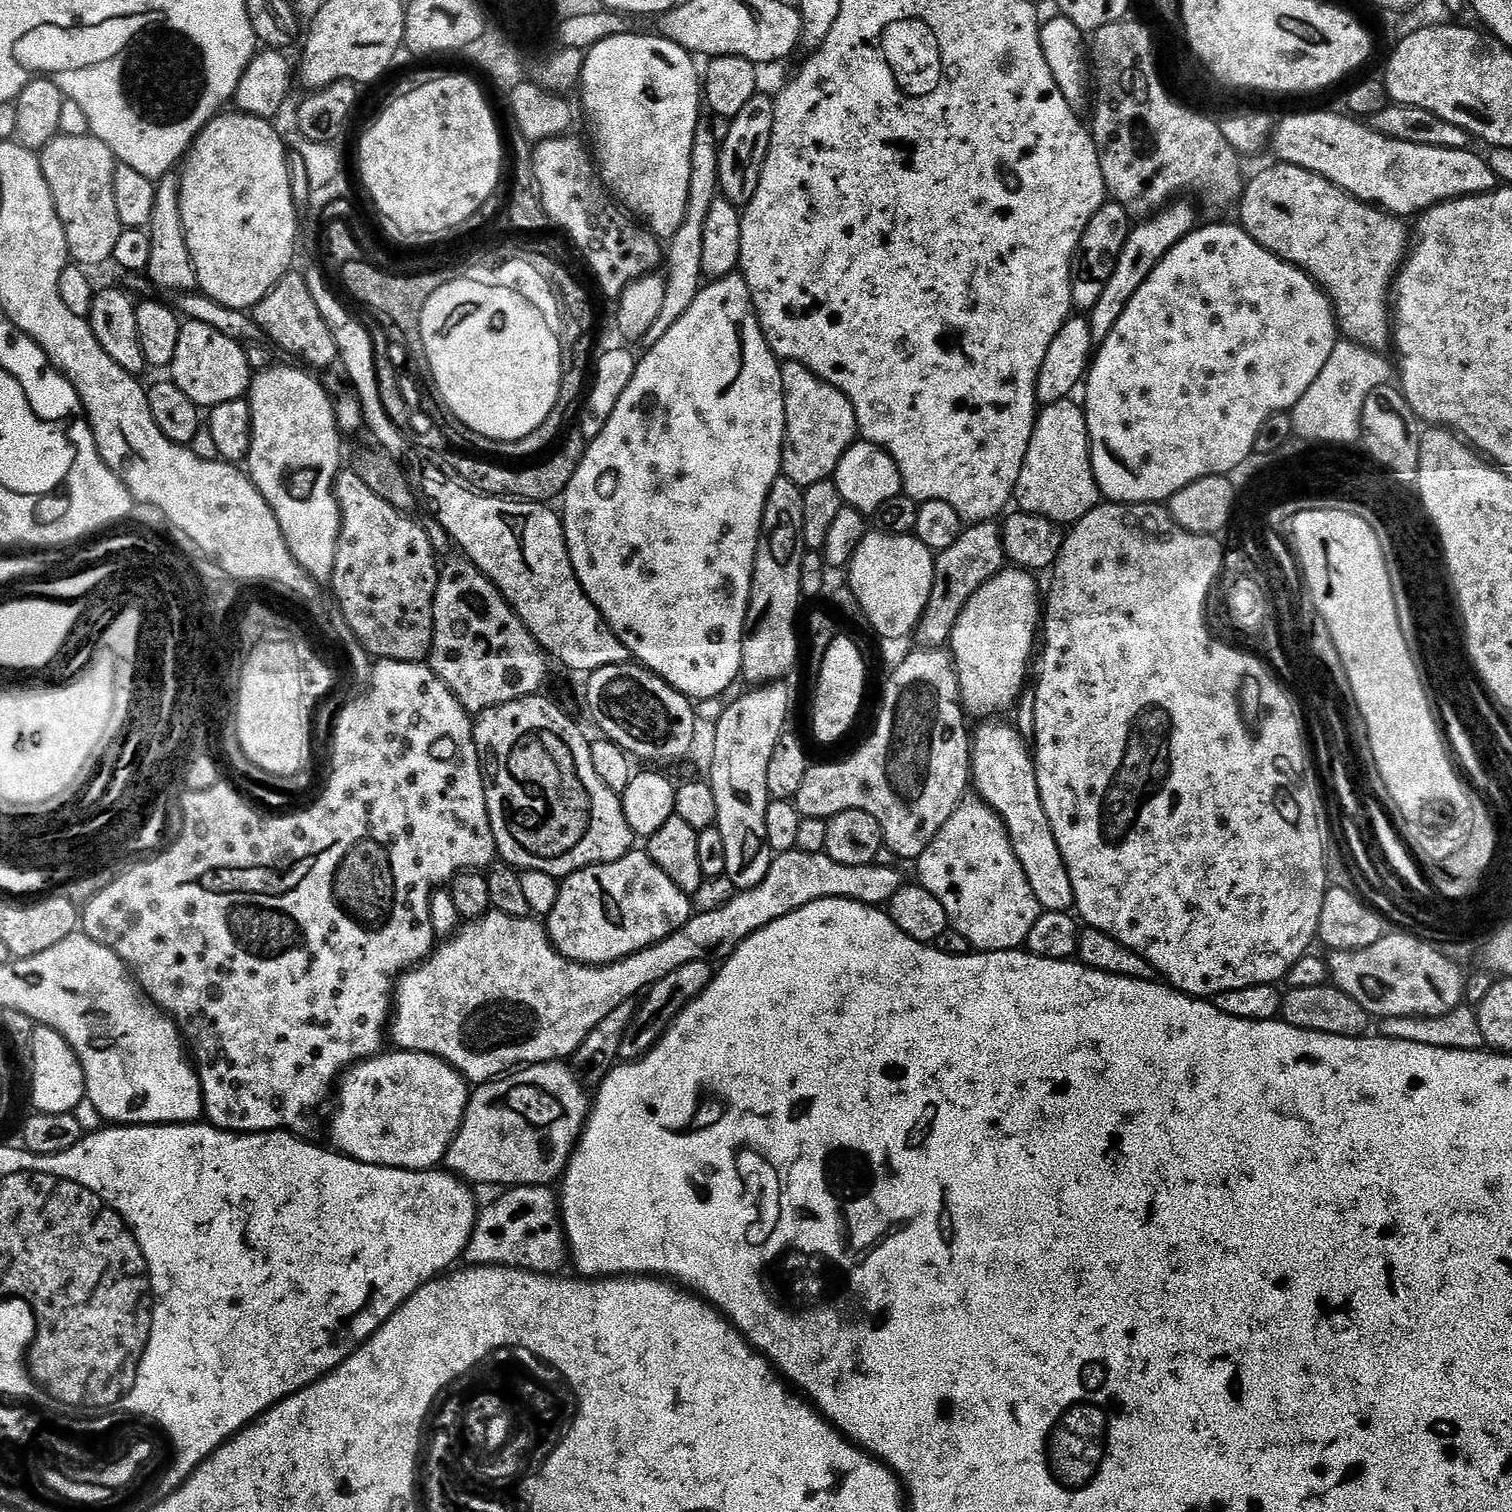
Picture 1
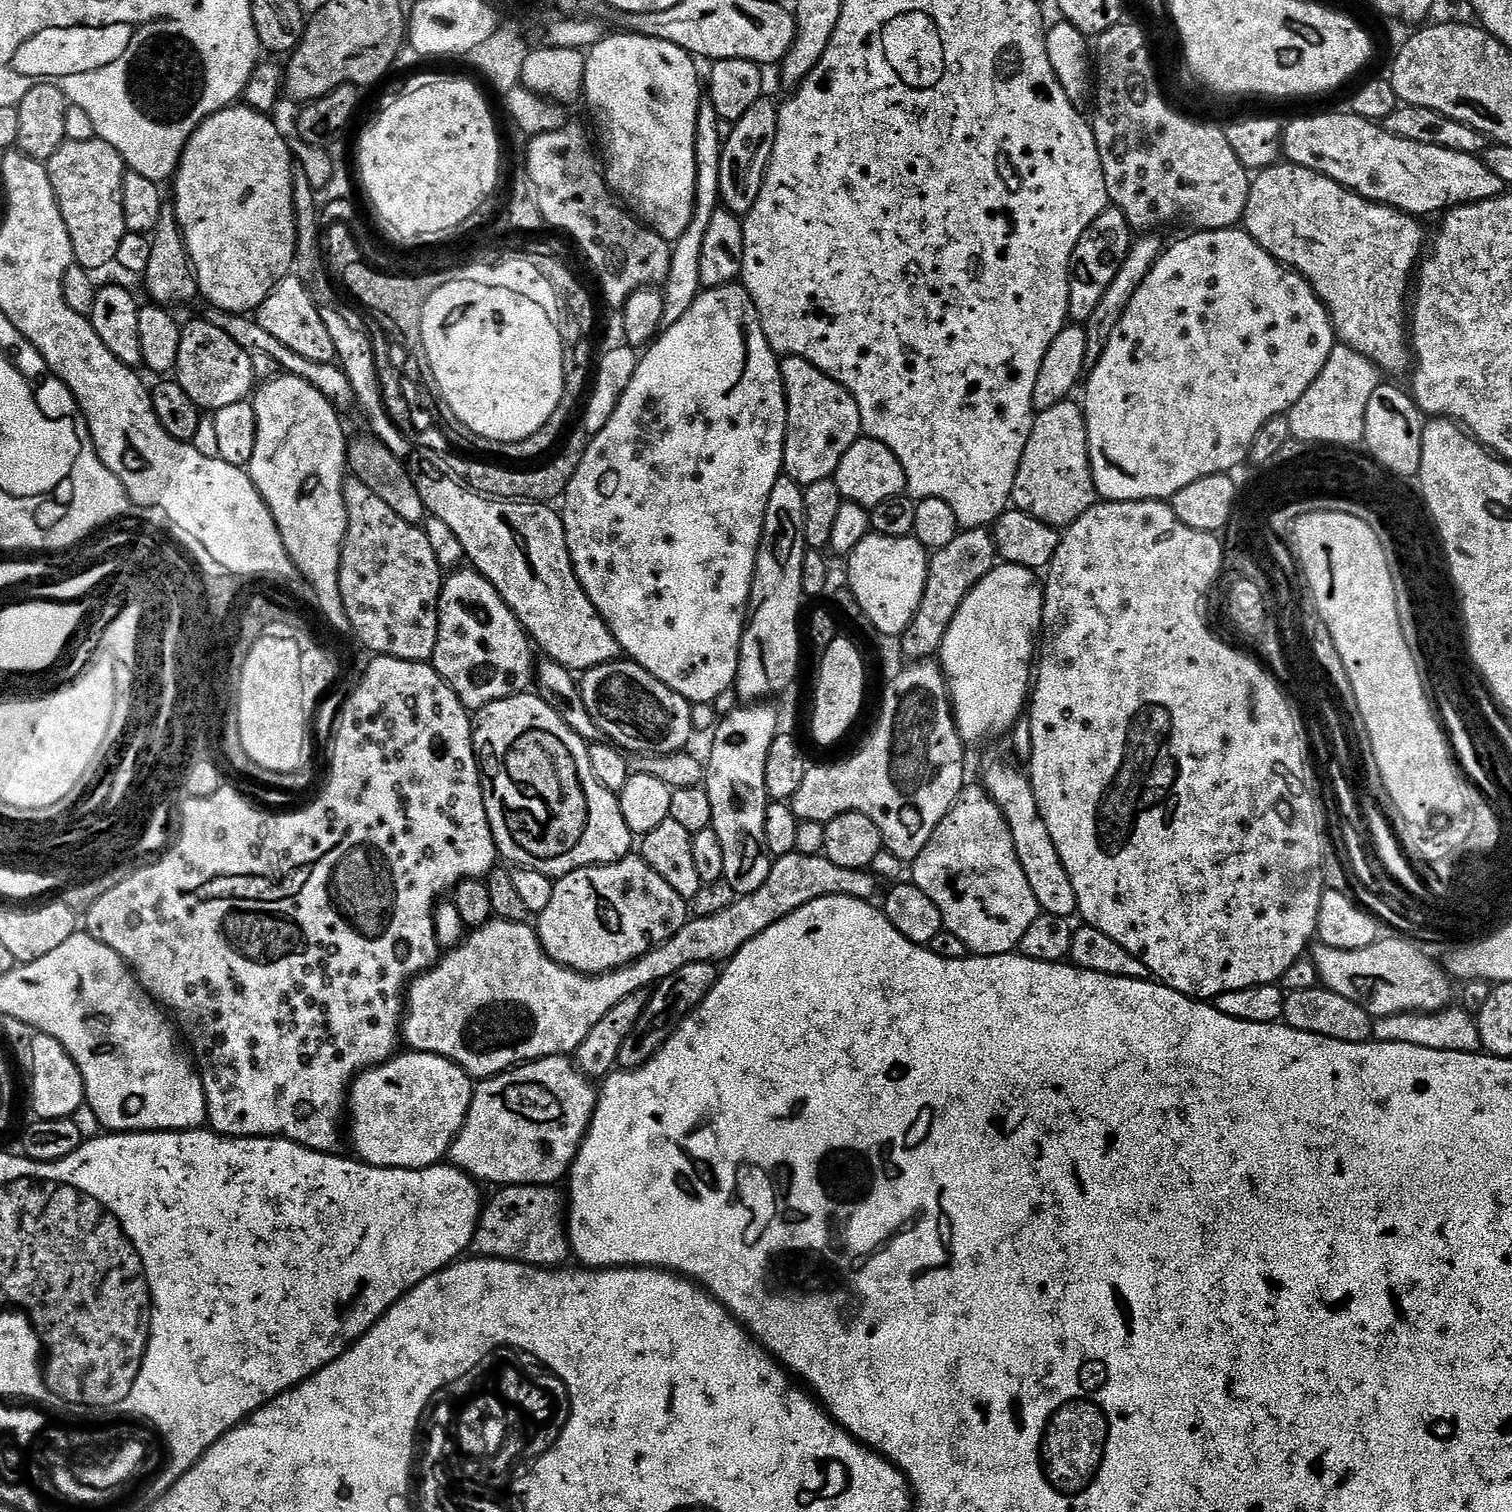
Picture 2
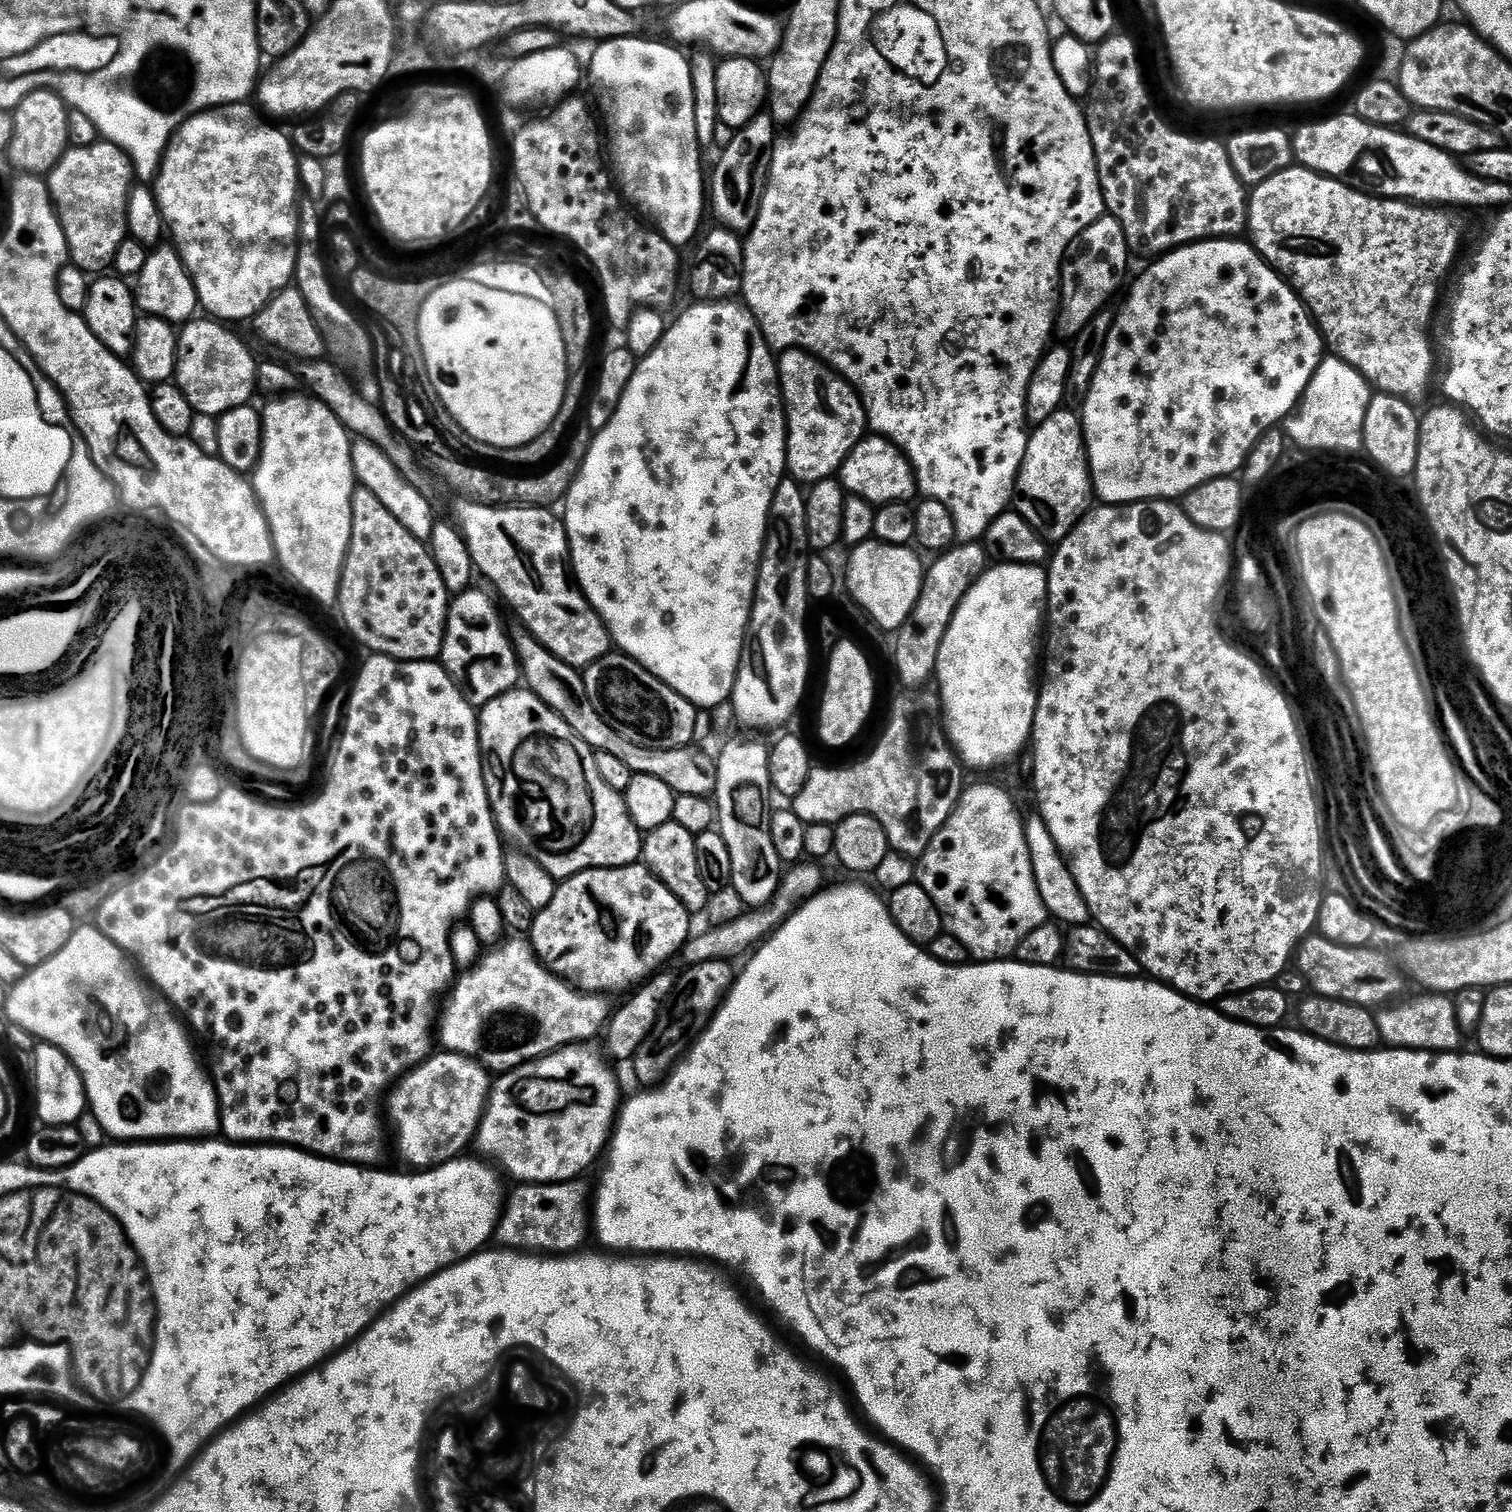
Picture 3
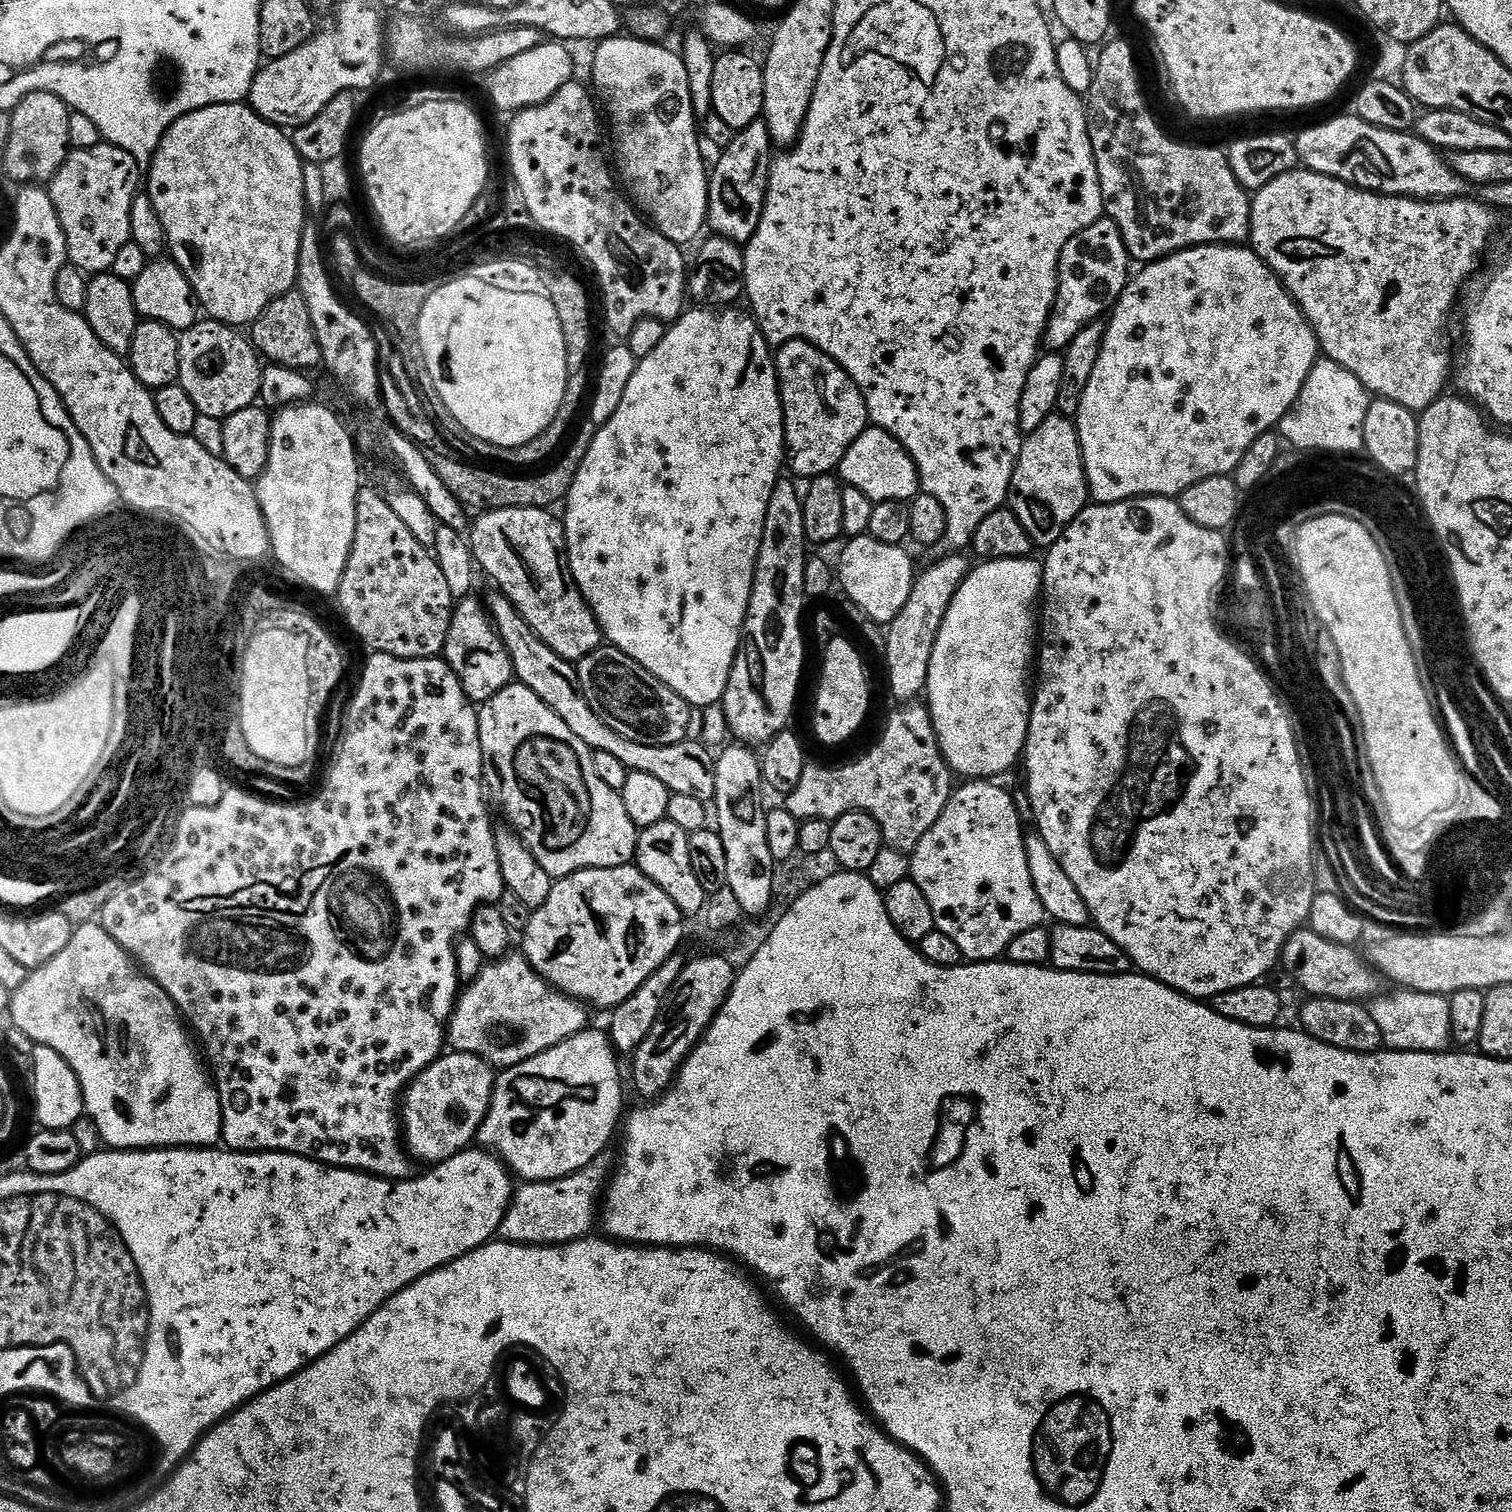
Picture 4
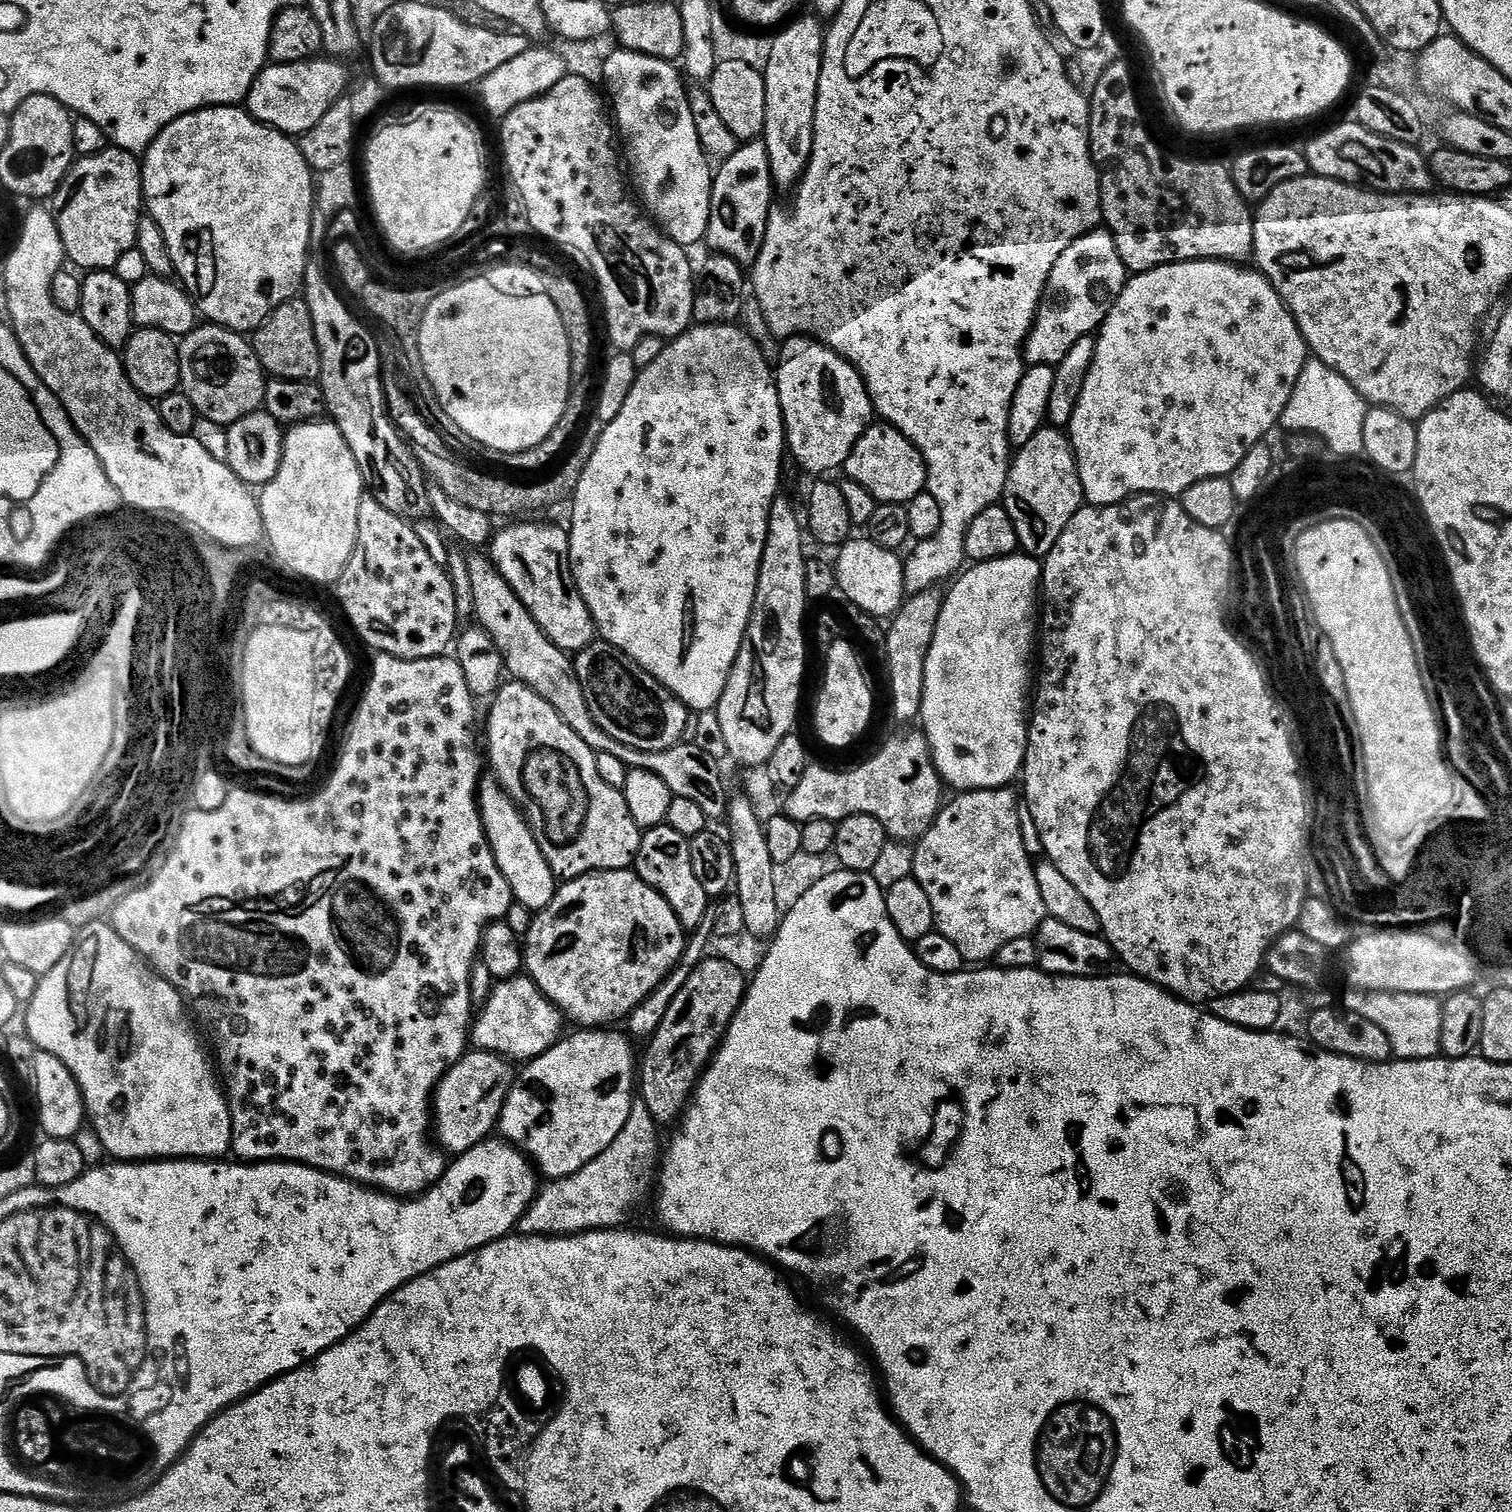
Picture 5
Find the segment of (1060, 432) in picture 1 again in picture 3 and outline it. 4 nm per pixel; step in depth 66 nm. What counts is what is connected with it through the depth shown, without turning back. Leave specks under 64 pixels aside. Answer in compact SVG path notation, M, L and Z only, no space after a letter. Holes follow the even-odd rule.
M1061 406L1031 429L1024 461L1016 476L1014 511L1026 518L1045 541L1059 542L1067 538L1070 530L1089 511L1091 500L1094 500L1094 489L1088 469L1088 452L1084 448L1084 422L1077 413L1075 416Z

